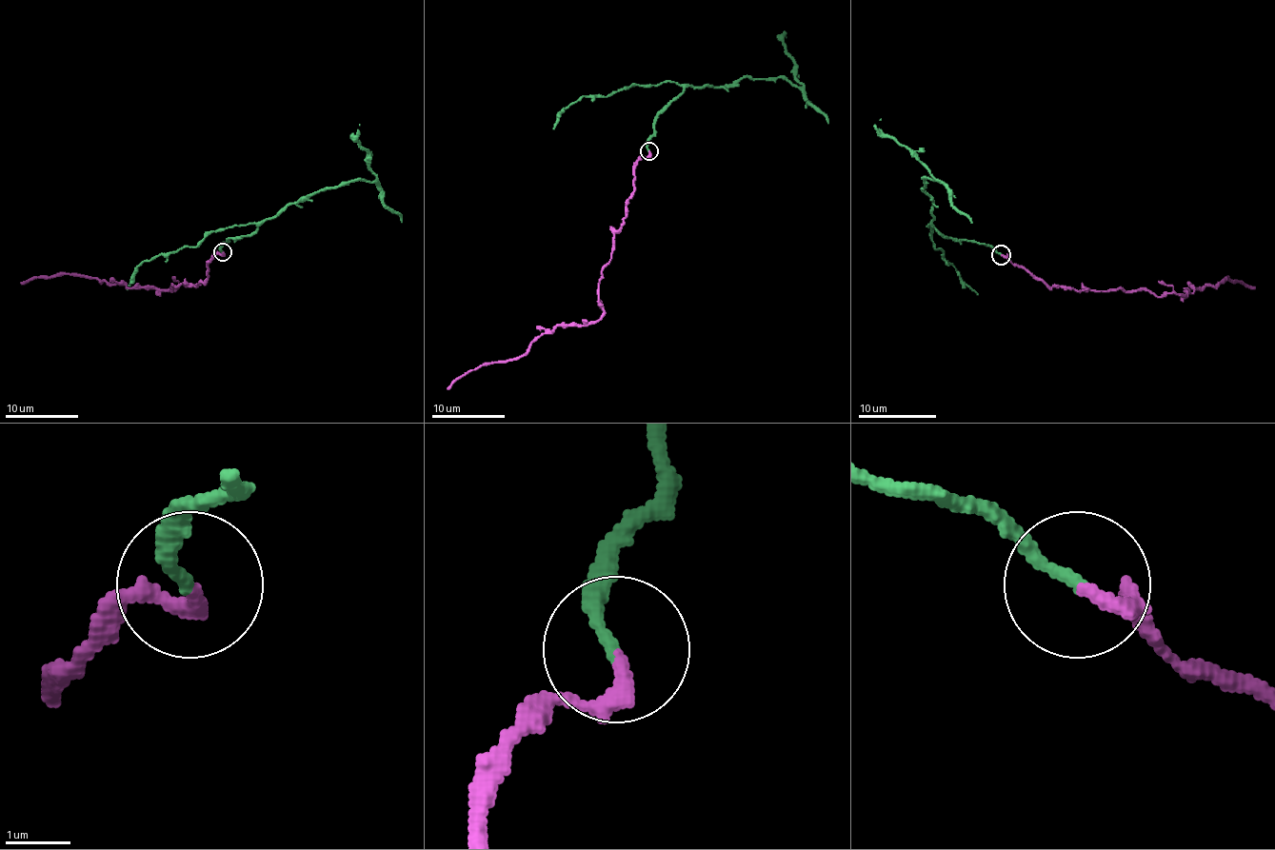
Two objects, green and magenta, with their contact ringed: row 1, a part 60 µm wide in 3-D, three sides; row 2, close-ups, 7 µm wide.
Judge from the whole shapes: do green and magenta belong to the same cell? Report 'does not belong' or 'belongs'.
does not belong

